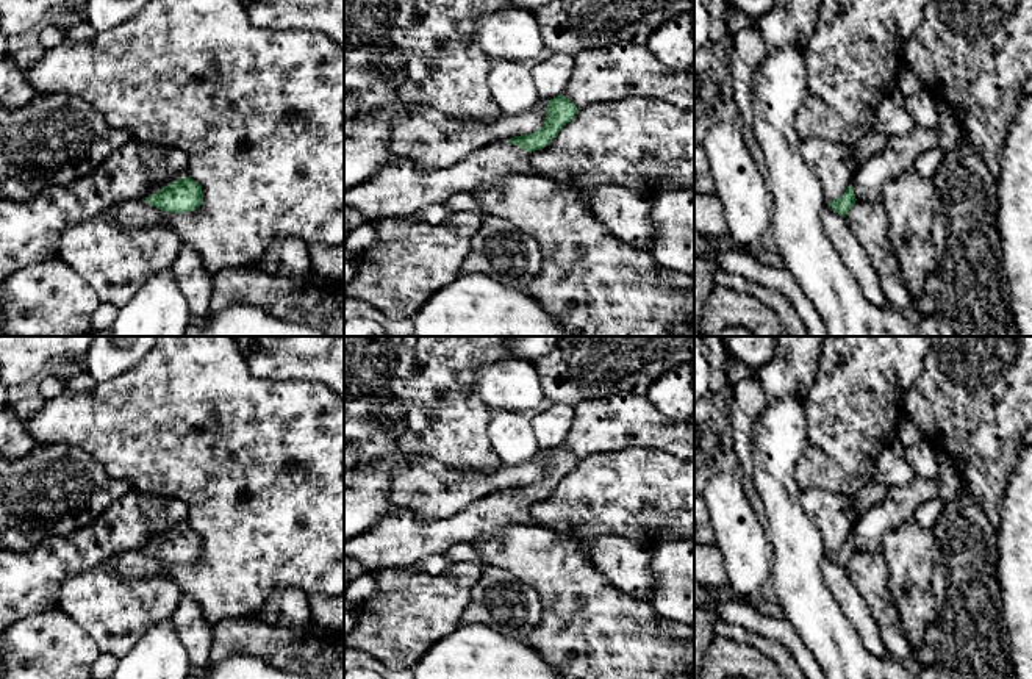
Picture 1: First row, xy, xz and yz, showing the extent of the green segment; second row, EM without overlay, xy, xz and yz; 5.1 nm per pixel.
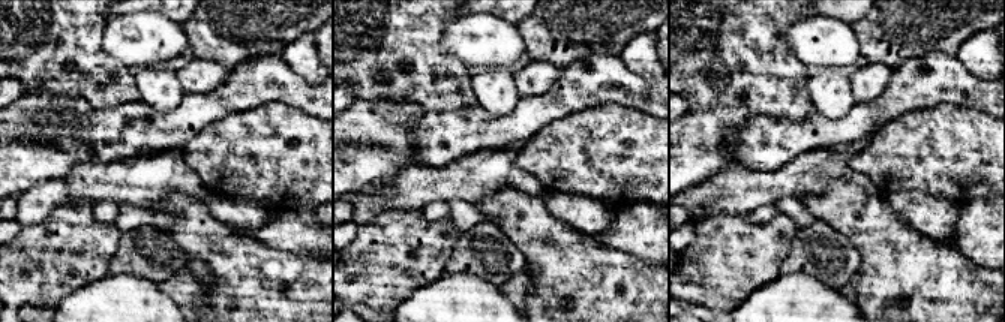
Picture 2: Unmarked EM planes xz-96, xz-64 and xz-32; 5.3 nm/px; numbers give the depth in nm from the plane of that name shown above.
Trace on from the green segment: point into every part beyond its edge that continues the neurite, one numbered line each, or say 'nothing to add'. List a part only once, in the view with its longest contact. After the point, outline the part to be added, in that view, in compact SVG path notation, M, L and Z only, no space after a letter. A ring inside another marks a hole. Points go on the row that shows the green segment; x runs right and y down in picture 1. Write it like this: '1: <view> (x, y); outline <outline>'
1: xz (401, 188); outline M510 141L489 144L447 169L419 169L411 160L397 158L367 181L344 189L344 208L358 210L367 222L411 216L430 205L444 203L457 192L471 194L483 185L497 185L513 174L536 175L536 171L529 164L529 152Z

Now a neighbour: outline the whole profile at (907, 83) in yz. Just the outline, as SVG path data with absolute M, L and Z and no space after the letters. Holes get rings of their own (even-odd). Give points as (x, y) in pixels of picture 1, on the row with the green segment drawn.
M904 64L898 72L896 89L905 97L912 97L919 94L921 91L926 91L923 81Z

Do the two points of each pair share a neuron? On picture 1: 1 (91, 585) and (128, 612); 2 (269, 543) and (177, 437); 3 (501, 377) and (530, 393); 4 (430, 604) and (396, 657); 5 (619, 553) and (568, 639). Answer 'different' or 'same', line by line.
1: same
2: same
3: same
4: same
5: different

